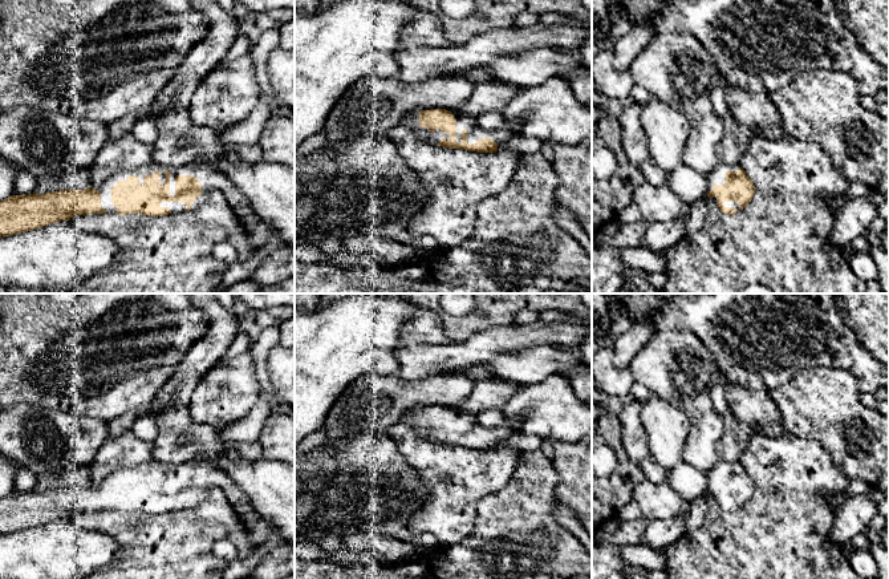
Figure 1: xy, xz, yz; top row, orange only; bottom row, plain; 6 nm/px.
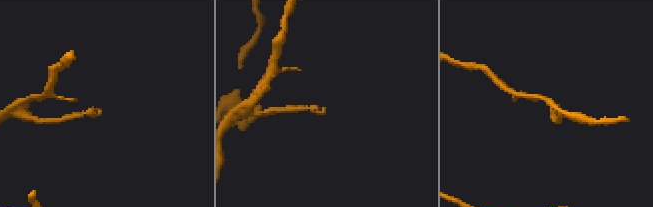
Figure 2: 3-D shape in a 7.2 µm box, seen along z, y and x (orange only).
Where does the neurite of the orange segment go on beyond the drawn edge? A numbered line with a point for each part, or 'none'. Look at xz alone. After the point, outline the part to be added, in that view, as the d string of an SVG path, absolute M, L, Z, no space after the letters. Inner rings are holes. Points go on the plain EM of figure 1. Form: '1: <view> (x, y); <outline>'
1: xz (507, 428); M451 409L451 412L456 416L456 440L462 440L462 428L467 428L467 440L468 441L476 441L479 436L492 436L494 440L500 444L510 438L513 434L519 433L519 418L510 420L506 418L503 422L495 428L495 429L486 429L483 428L479 421L470 416L466 414L460 410Z

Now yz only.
1: yz (717, 473); M719 459L713 469L710 469L707 474L707 489L713 487L713 483L717 481L719 483L724 482L724 470L726 469L738 469L739 461L724 461Z

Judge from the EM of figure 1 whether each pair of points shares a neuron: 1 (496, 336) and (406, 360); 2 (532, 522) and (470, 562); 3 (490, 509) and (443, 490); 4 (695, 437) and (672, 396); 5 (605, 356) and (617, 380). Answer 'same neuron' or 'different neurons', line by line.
1: same neuron
2: same neuron
3: different neurons
4: same neuron
5: same neuron

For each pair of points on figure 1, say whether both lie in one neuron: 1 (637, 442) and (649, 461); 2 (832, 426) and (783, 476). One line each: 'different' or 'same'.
1: different
2: different

